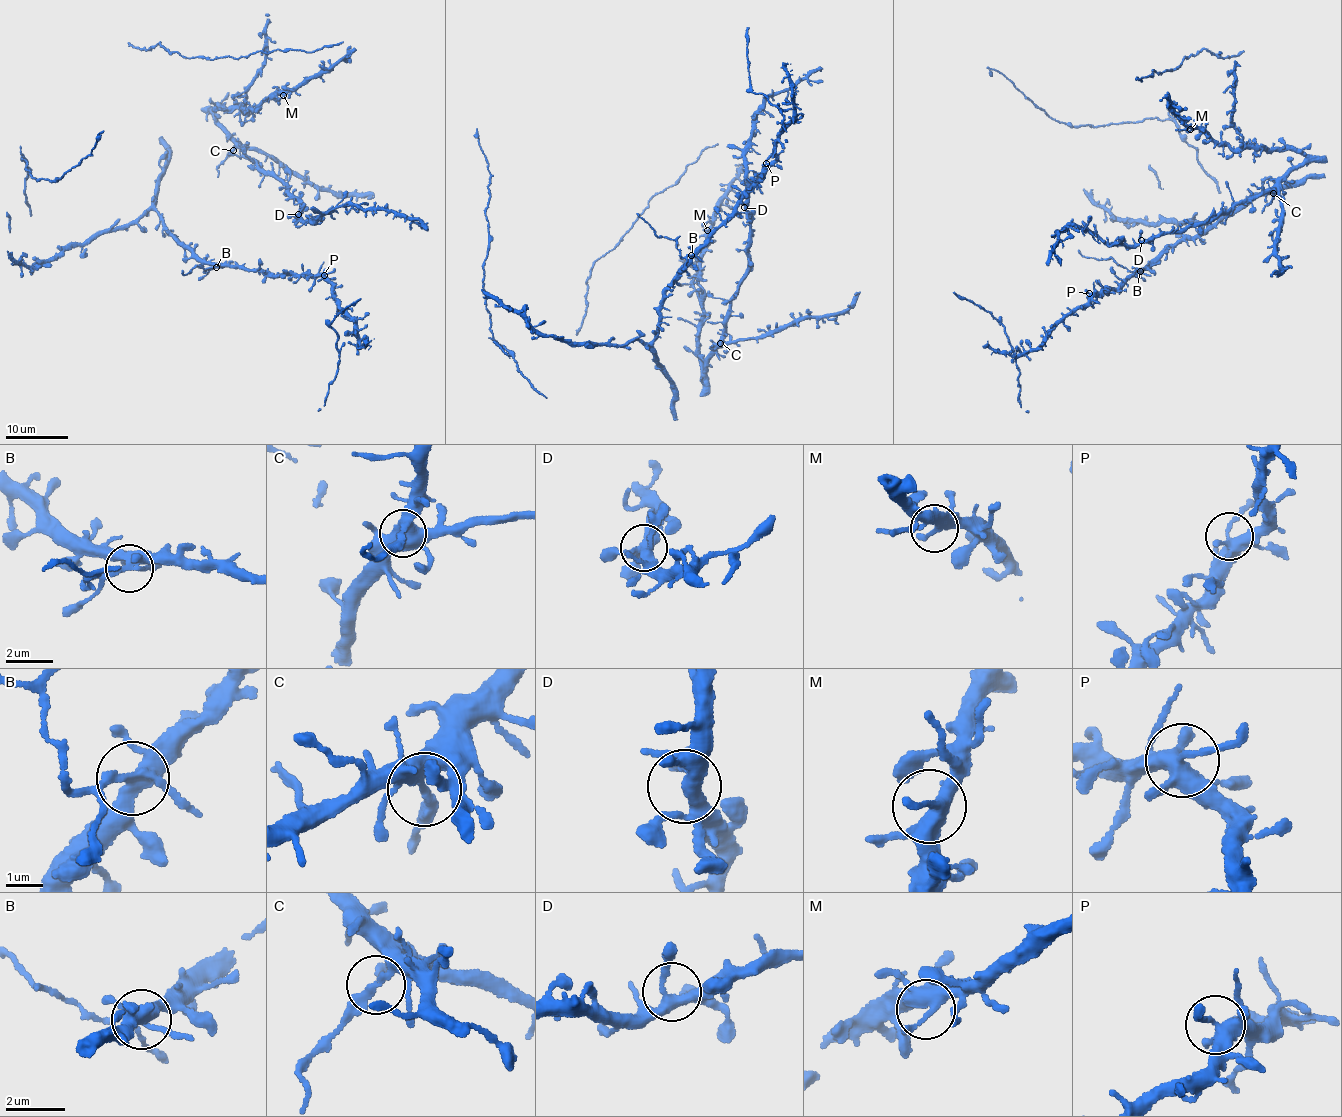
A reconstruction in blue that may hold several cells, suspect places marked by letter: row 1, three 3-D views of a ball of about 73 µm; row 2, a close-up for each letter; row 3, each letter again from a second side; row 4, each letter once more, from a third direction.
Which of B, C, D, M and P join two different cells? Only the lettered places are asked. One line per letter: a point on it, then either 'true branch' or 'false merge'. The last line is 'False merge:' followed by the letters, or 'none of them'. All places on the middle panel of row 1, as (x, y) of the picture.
B: place (691, 255); false merge
C: place (720, 343); false merge
D: place (744, 207); true branch
M: place (707, 230); true branch
P: place (766, 163); true branch
False merge: B, C

